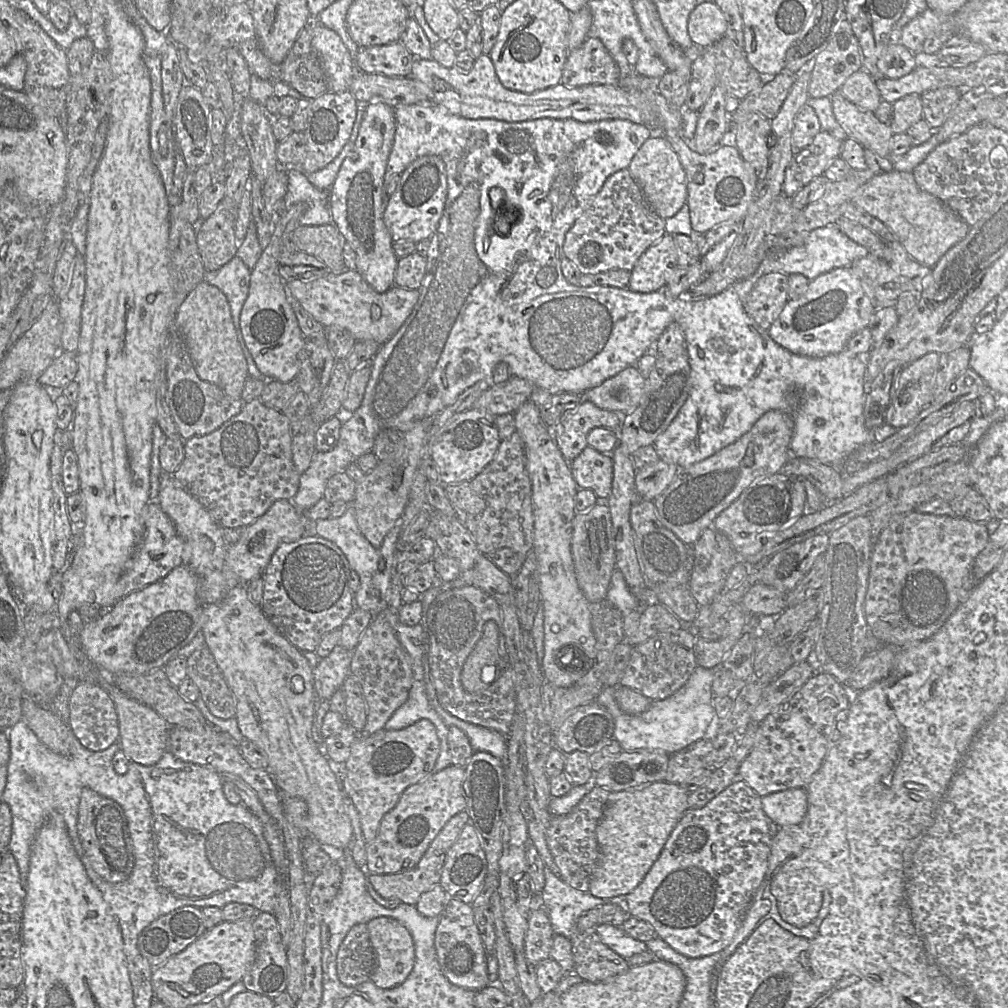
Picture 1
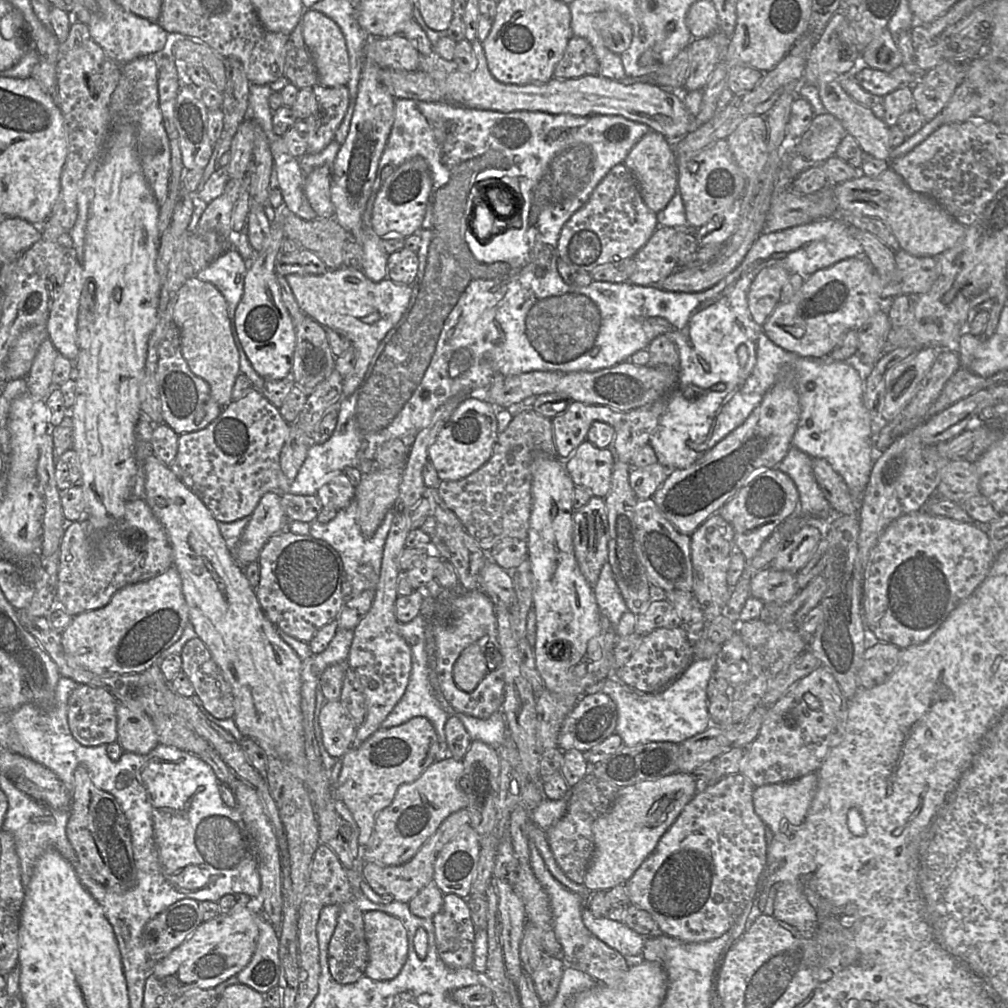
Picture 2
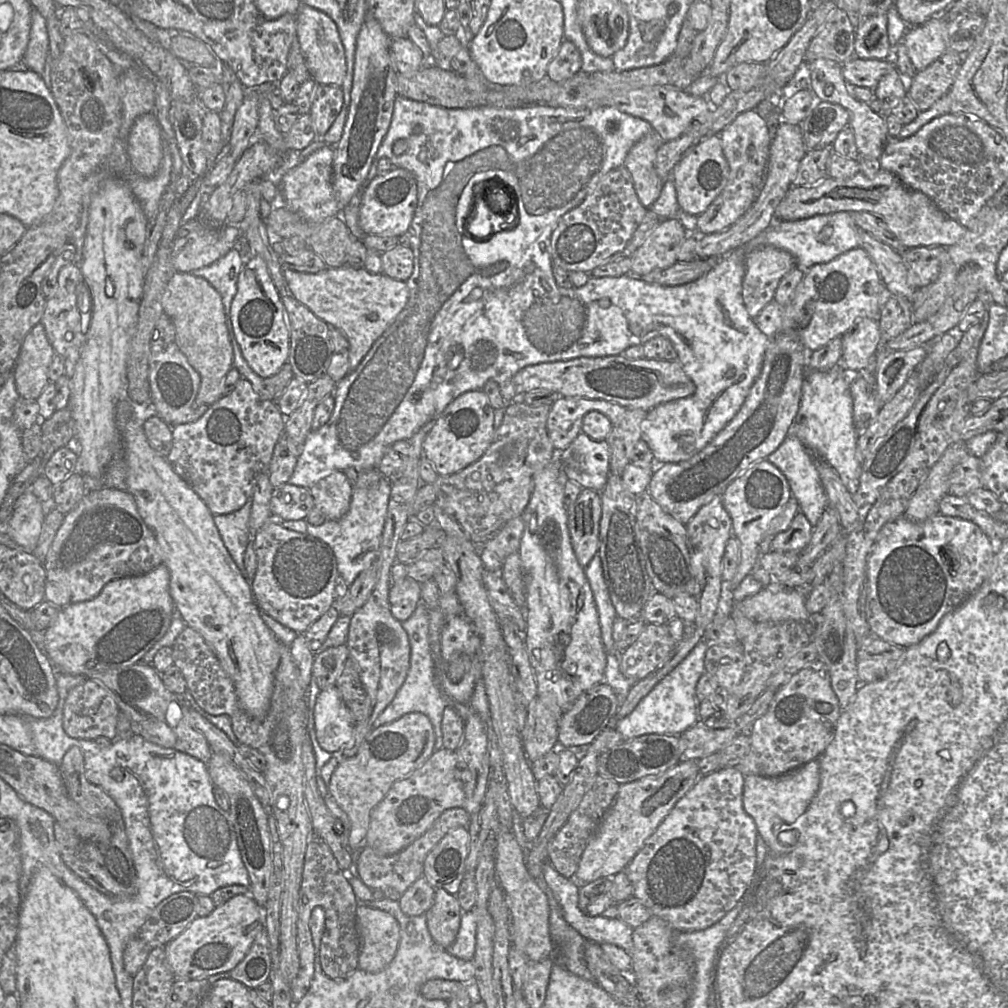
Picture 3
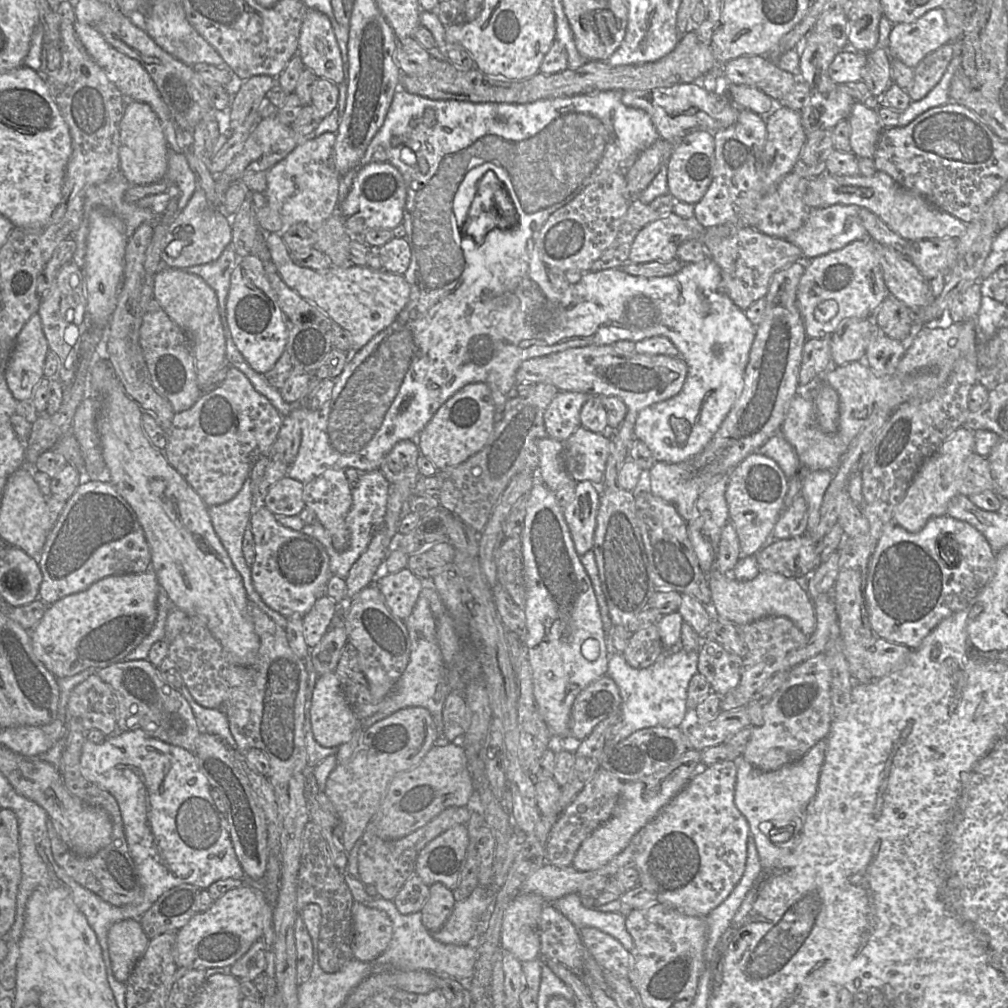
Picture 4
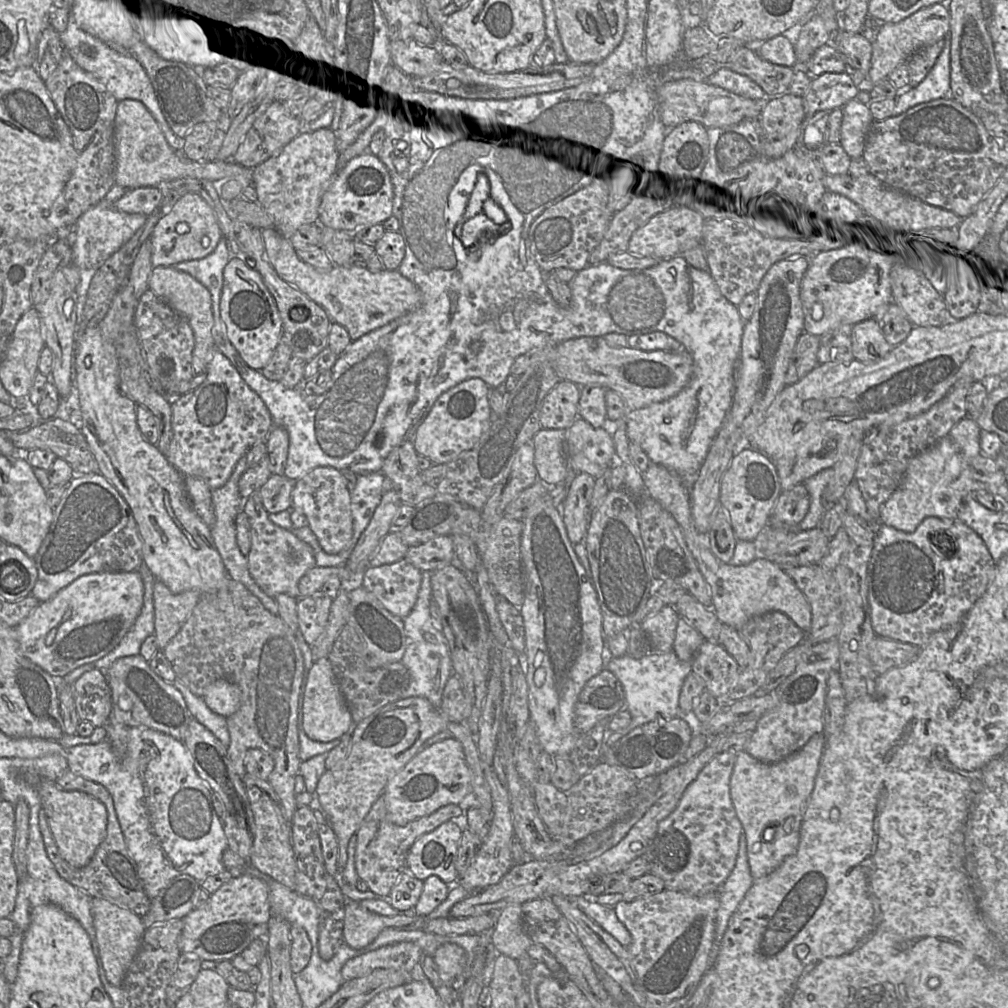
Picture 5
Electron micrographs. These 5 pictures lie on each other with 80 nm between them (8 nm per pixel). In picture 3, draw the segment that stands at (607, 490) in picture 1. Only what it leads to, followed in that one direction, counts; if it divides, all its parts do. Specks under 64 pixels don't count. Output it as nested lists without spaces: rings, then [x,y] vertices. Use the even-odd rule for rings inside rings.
[[[582,431],[565,450],[558,453],[566,479],[601,493],[610,475],[610,448],[606,440],[593,440]]]

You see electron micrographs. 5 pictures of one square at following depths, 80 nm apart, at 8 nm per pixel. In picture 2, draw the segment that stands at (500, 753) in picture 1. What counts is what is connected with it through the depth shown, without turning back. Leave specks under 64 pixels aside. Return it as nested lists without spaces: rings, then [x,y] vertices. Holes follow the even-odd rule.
[[[501,711],[493,713],[487,719],[476,718],[462,712],[456,712],[456,717],[462,721],[471,740],[482,741],[496,750],[509,738],[507,722]]]

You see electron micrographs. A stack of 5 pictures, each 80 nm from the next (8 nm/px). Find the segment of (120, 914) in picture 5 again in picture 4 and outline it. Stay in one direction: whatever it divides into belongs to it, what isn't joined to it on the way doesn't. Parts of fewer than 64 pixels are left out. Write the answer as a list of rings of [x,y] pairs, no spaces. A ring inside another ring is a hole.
[[[135,919],[114,923],[108,931],[107,939],[113,974],[118,981],[125,983],[145,953],[150,939],[140,920]]]

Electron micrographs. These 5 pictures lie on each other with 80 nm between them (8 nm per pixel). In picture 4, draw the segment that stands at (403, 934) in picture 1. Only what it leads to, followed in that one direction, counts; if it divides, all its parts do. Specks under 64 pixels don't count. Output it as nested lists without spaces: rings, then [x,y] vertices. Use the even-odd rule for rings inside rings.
[[[354,901],[352,906],[354,958],[361,962],[374,962],[388,947],[393,935],[393,923],[381,910],[369,908]]]

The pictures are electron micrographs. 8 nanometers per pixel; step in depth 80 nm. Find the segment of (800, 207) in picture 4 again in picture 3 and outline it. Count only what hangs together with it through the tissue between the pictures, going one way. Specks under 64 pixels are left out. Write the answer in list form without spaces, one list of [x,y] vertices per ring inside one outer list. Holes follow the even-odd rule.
[[[755,110],[745,111],[720,132],[719,138],[729,168],[729,182],[707,210],[696,216],[697,232],[700,234],[720,232],[734,224],[755,201],[765,177],[771,143],[767,119],[760,117]]]

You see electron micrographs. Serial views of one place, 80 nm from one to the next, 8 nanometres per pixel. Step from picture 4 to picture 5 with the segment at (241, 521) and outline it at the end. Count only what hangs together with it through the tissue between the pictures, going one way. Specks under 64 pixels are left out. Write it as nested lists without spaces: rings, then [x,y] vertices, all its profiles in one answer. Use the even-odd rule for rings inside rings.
[[[244,456],[237,462],[229,480],[220,488],[212,490],[212,505],[215,513],[215,523],[211,527],[211,535],[214,545],[219,552],[226,571],[231,579],[242,583],[253,595],[255,595],[262,605],[272,614],[278,615],[278,607],[275,600],[266,595],[252,578],[247,558],[241,553],[236,541],[235,521],[242,511],[243,499],[238,489],[238,481],[247,469],[247,460]]]

